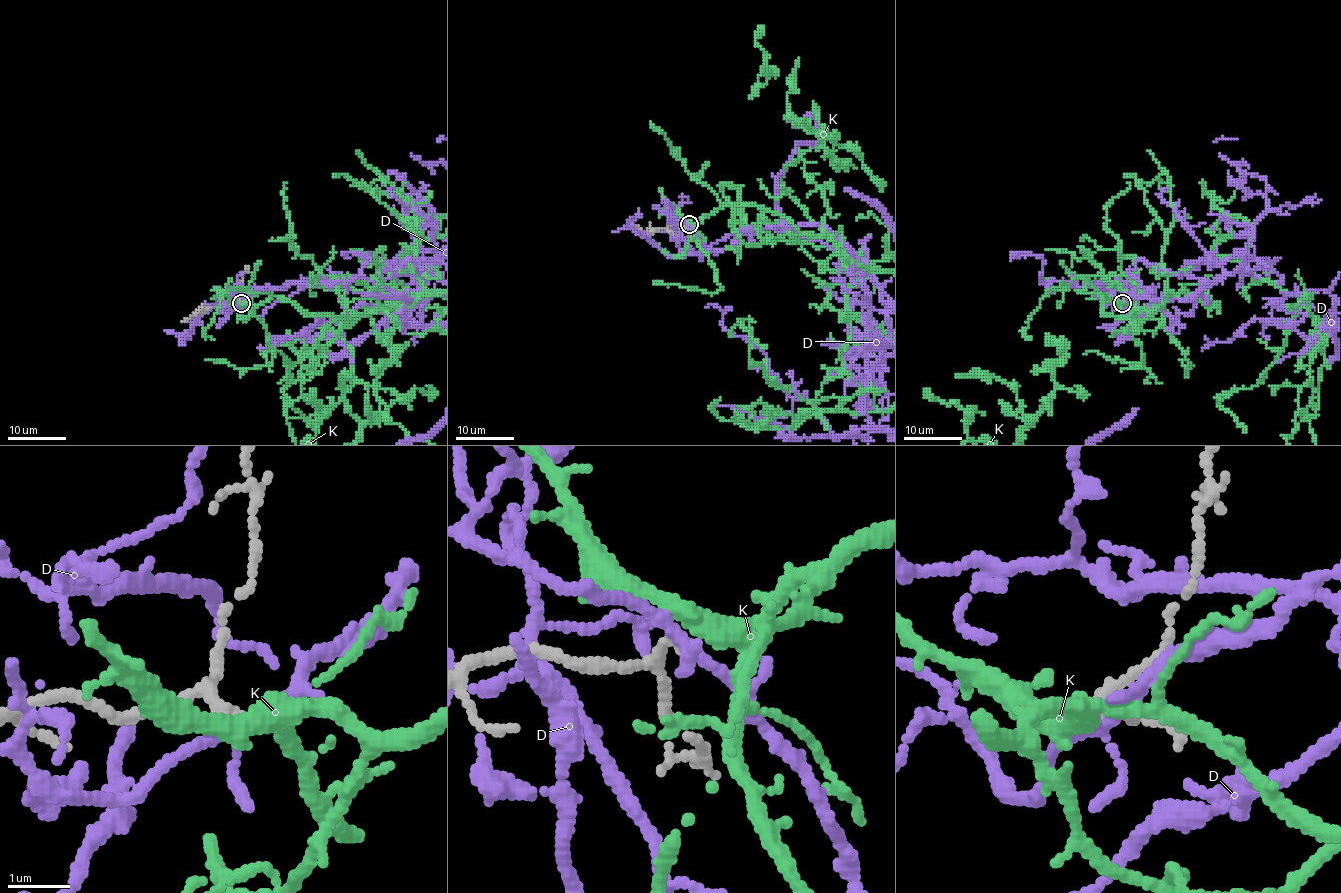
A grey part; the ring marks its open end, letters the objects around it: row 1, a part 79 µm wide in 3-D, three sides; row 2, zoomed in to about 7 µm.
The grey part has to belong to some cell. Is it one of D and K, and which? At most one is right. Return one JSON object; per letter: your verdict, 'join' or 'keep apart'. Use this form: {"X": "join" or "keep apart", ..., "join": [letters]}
{"D": "keep apart", "K": "join", "join": ["K"]}

